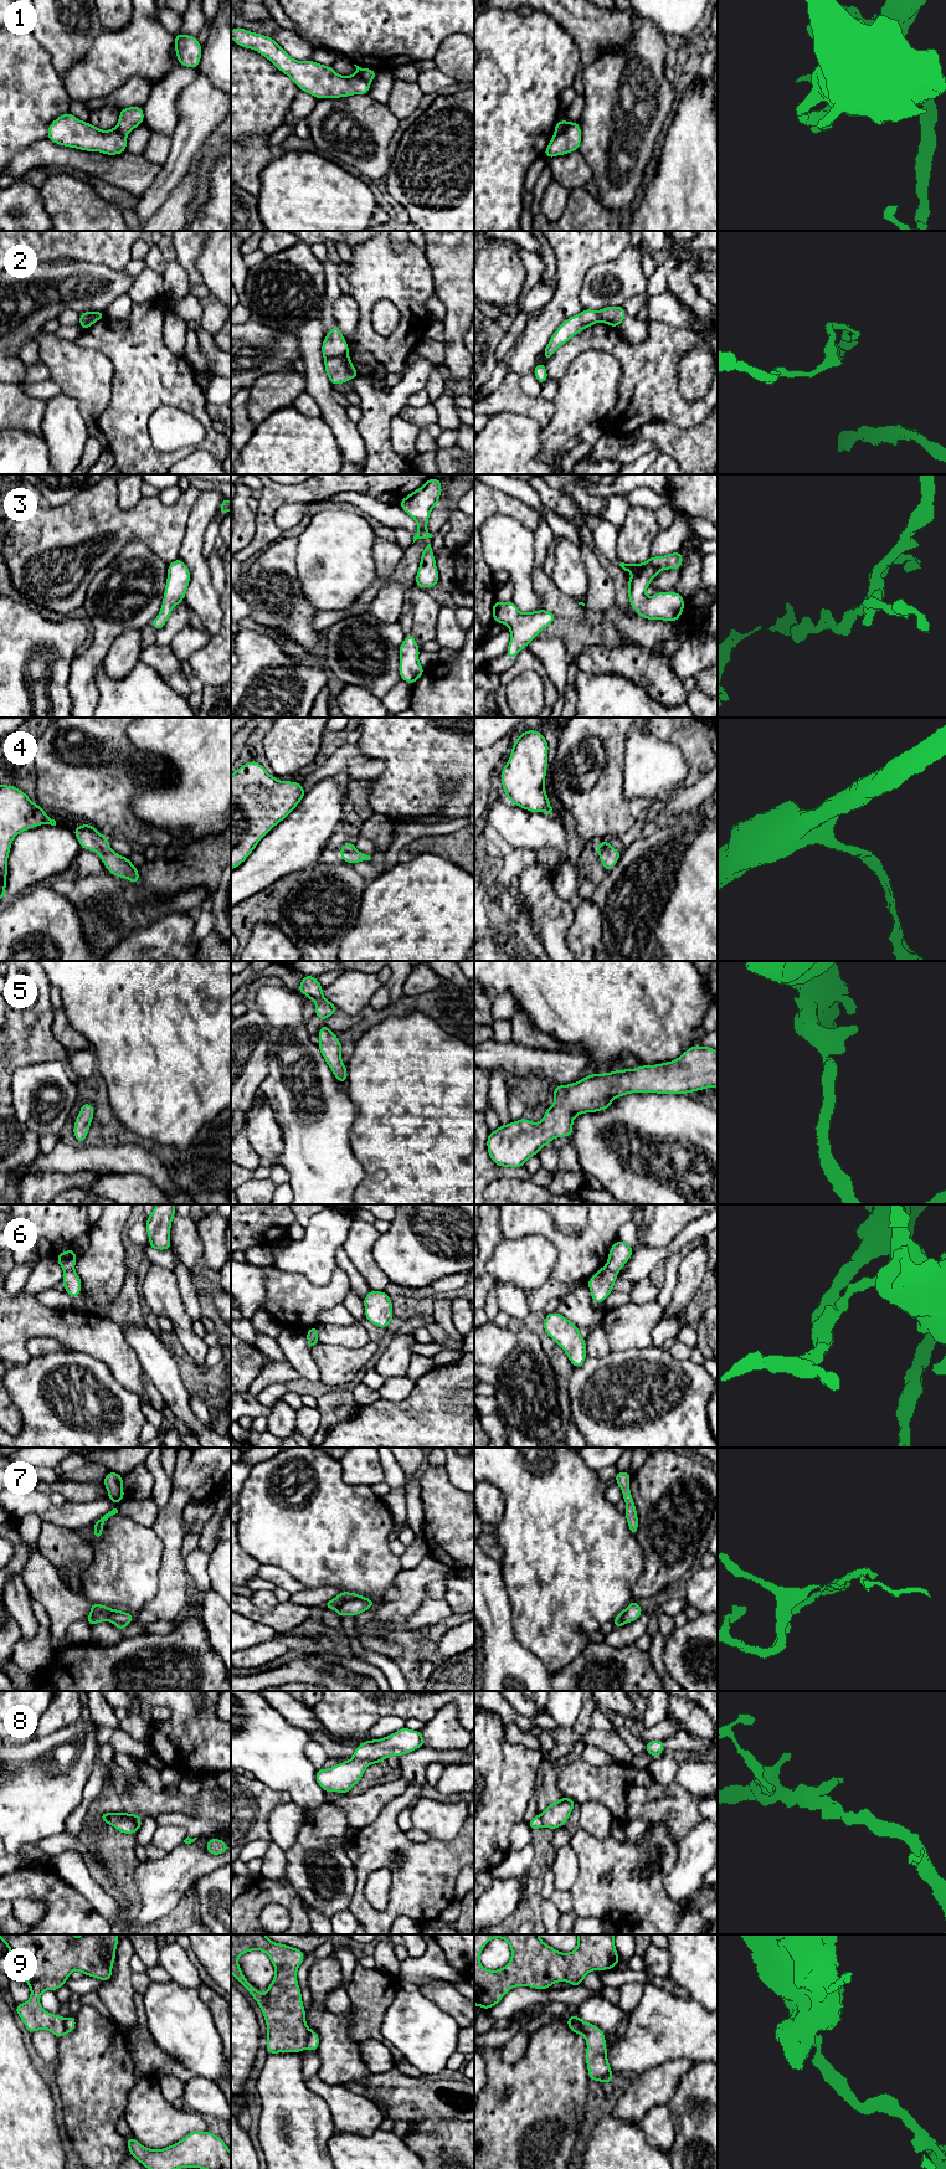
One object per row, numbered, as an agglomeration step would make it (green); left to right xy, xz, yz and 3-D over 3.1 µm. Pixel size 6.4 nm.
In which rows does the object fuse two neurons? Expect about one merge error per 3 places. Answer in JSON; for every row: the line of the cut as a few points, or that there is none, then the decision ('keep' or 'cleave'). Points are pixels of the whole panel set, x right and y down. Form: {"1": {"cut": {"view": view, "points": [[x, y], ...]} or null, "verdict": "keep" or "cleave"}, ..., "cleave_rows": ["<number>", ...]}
{"1": {"cut": {"view": "yz", "points": [[572, 123], [563, 132], [555, 133]]}, "verdict": "cleave"}, "2": {"cut": {"view": "xz", "points": [[348, 353], [325, 359]]}, "verdict": "cleave"}, "3": {"cut": null, "verdict": "keep"}, "4": {"cut": null, "verdict": "keep"}, "5": {"cut": null, "verdict": "keep"}, "6": {"cut": {"view": "yz", "points": [[606, 1265], [616, 1273]]}, "verdict": "cleave"}, "7": {"cut": {"view": "xy", "points": [[111, 1609], [109, 1619], [126, 1624]]}, "verdict": "cleave"}, "8": {"cut": null, "verdict": "keep"}, "9": {"cut": {"view": "xz", "points": [[312, 2031], [304, 2046]]}, "verdict": "cleave"}, "cleave_rows": ["1", "2", "6", "7", "9"]}

